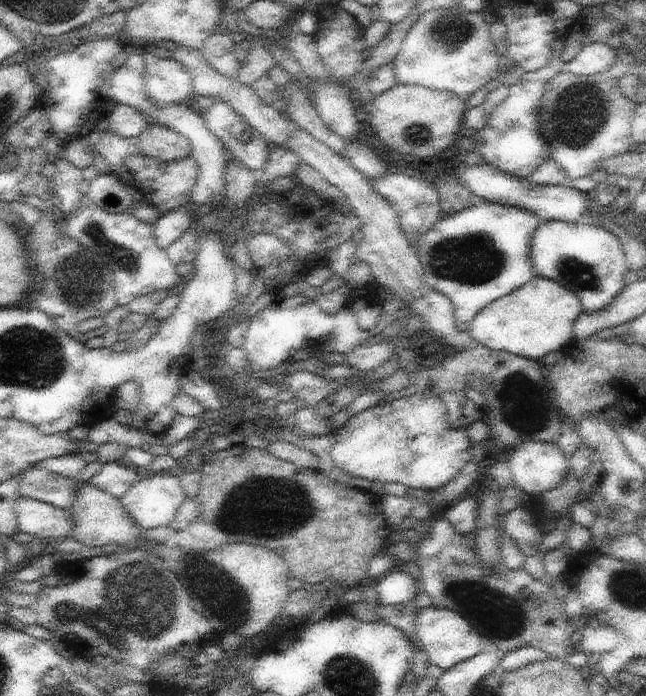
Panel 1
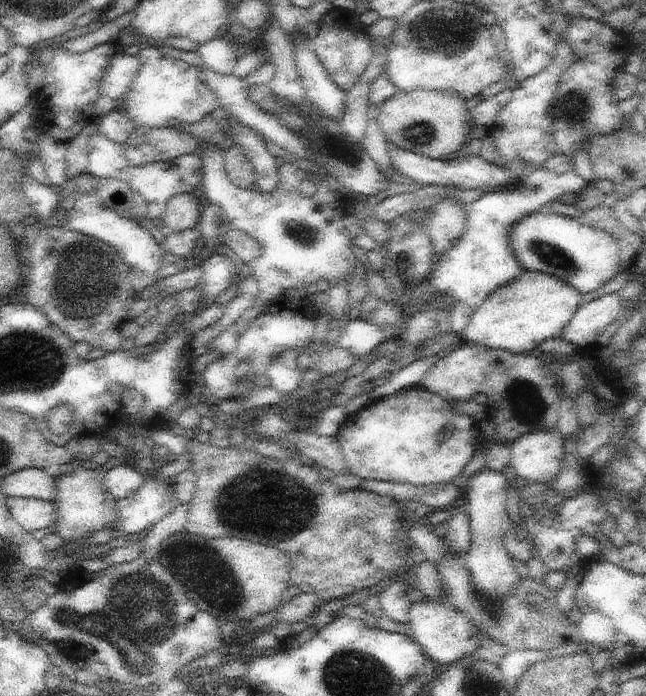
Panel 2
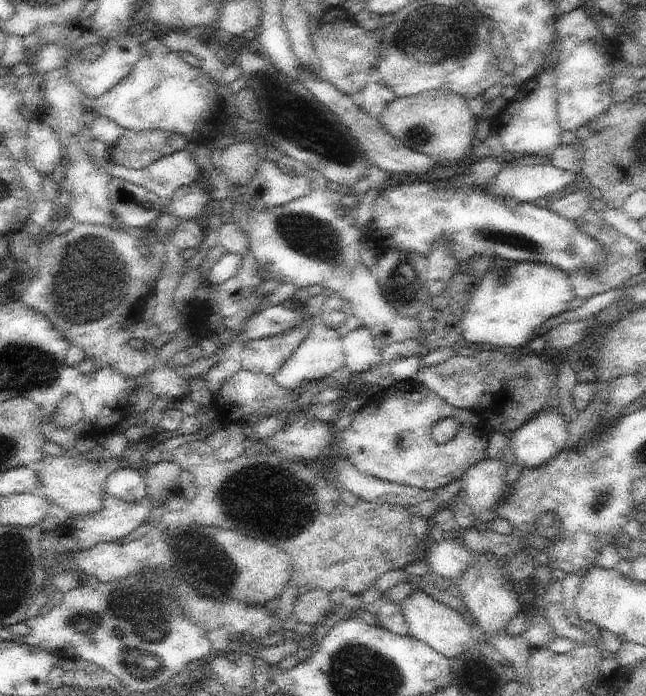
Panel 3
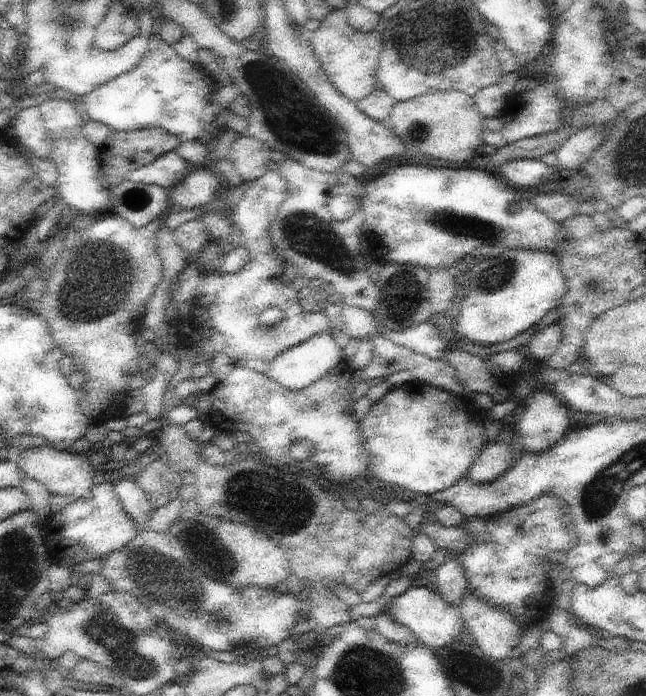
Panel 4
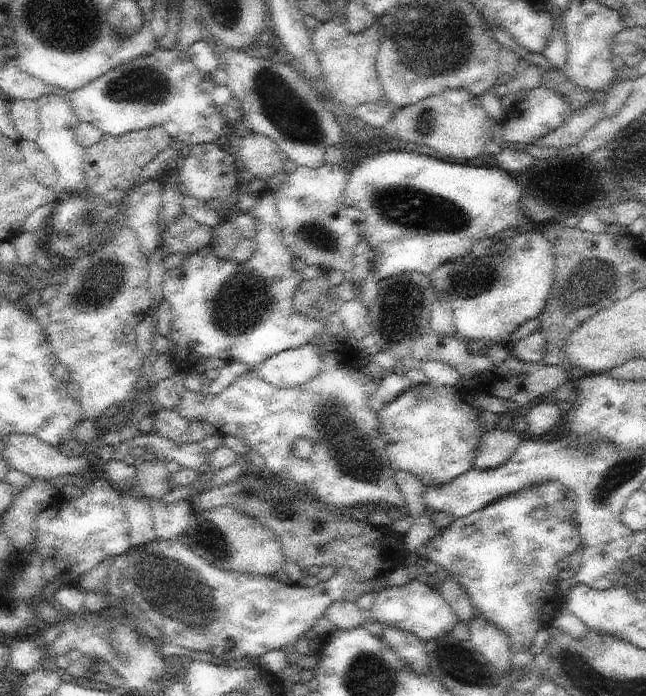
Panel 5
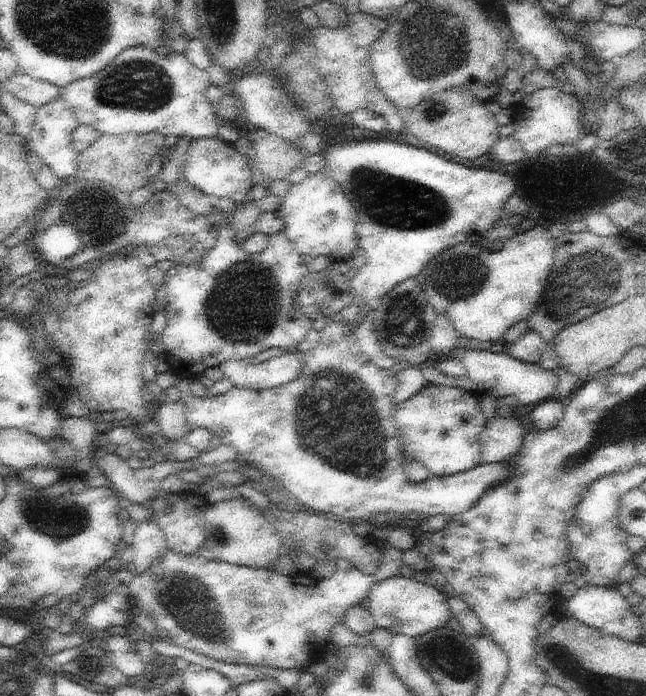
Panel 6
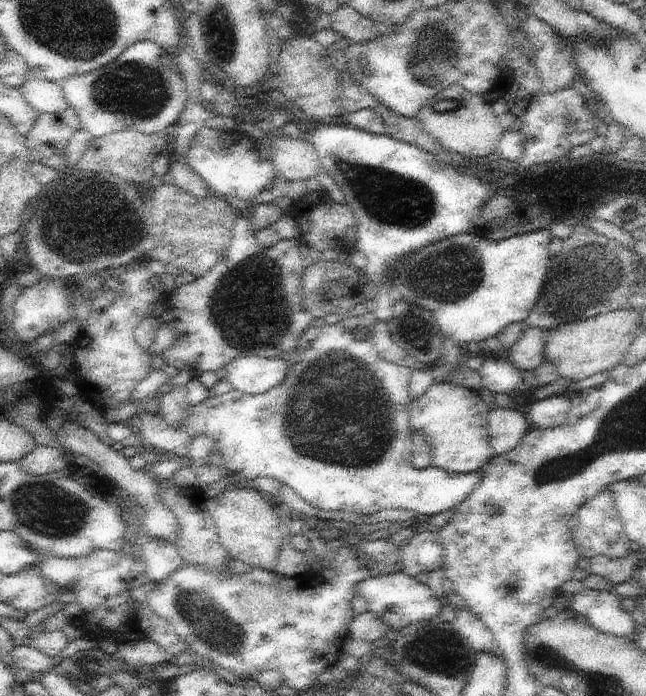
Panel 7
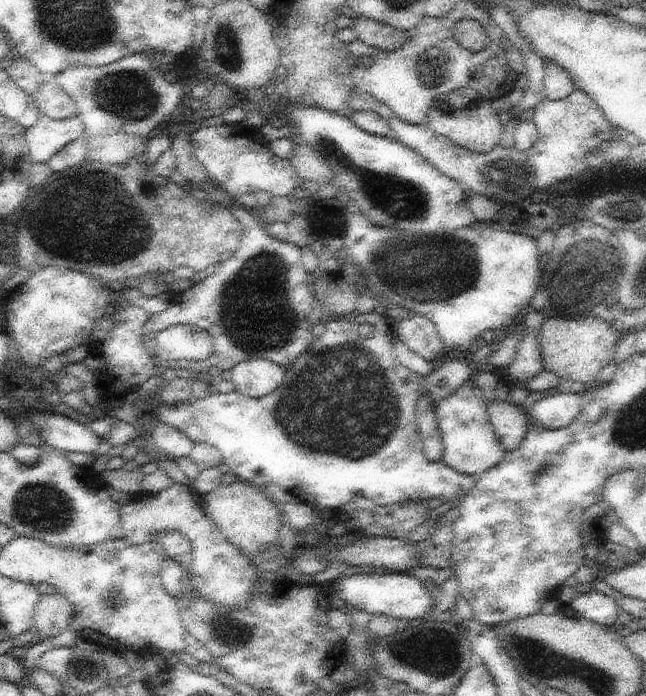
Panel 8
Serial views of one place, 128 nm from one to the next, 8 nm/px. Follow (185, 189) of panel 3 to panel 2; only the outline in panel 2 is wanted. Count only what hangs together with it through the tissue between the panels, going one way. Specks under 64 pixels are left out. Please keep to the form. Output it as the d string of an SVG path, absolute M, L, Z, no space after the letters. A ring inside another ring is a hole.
M180 193L171 198L161 218L166 235L198 227L205 204L204 199L197 198L194 193Z

